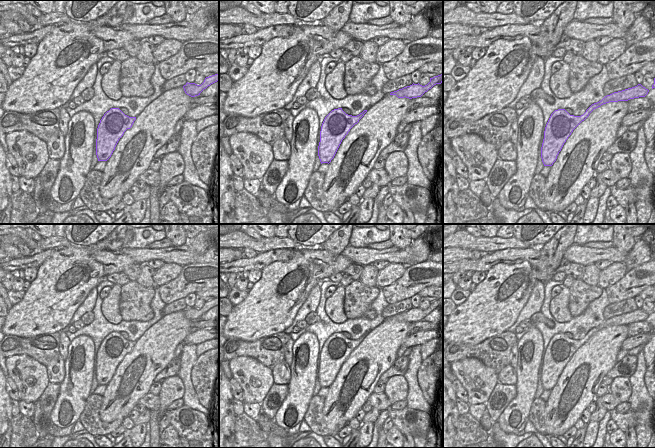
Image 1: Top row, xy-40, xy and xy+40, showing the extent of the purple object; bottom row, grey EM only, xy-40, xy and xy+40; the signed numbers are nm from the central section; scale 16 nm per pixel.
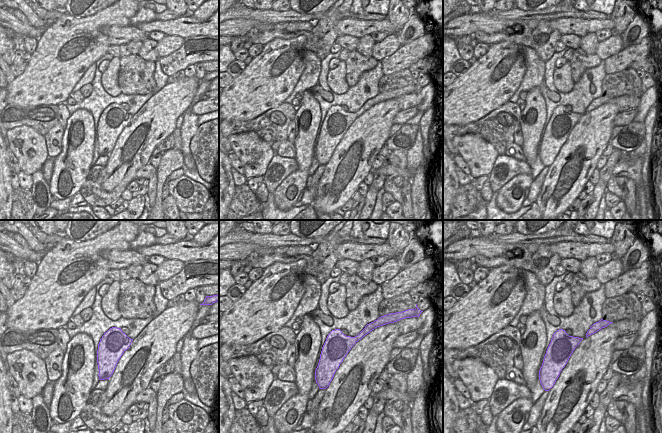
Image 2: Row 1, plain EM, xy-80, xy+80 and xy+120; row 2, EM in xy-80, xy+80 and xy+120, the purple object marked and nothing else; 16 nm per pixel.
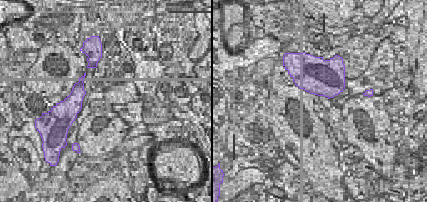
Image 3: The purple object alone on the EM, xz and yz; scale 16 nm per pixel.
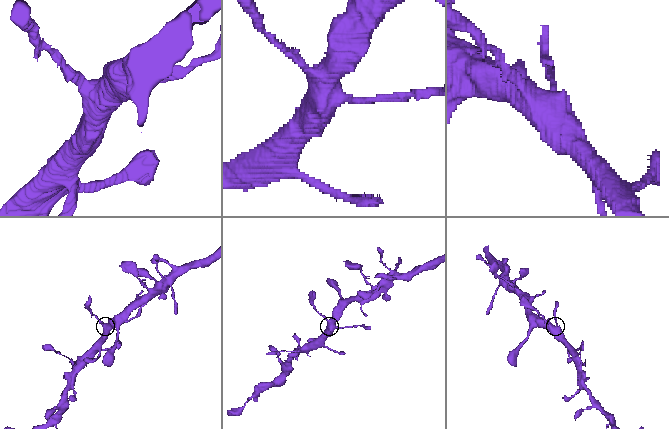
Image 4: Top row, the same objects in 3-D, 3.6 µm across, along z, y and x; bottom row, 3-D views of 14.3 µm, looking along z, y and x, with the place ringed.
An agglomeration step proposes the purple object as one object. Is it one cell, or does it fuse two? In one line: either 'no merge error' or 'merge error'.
merge error

